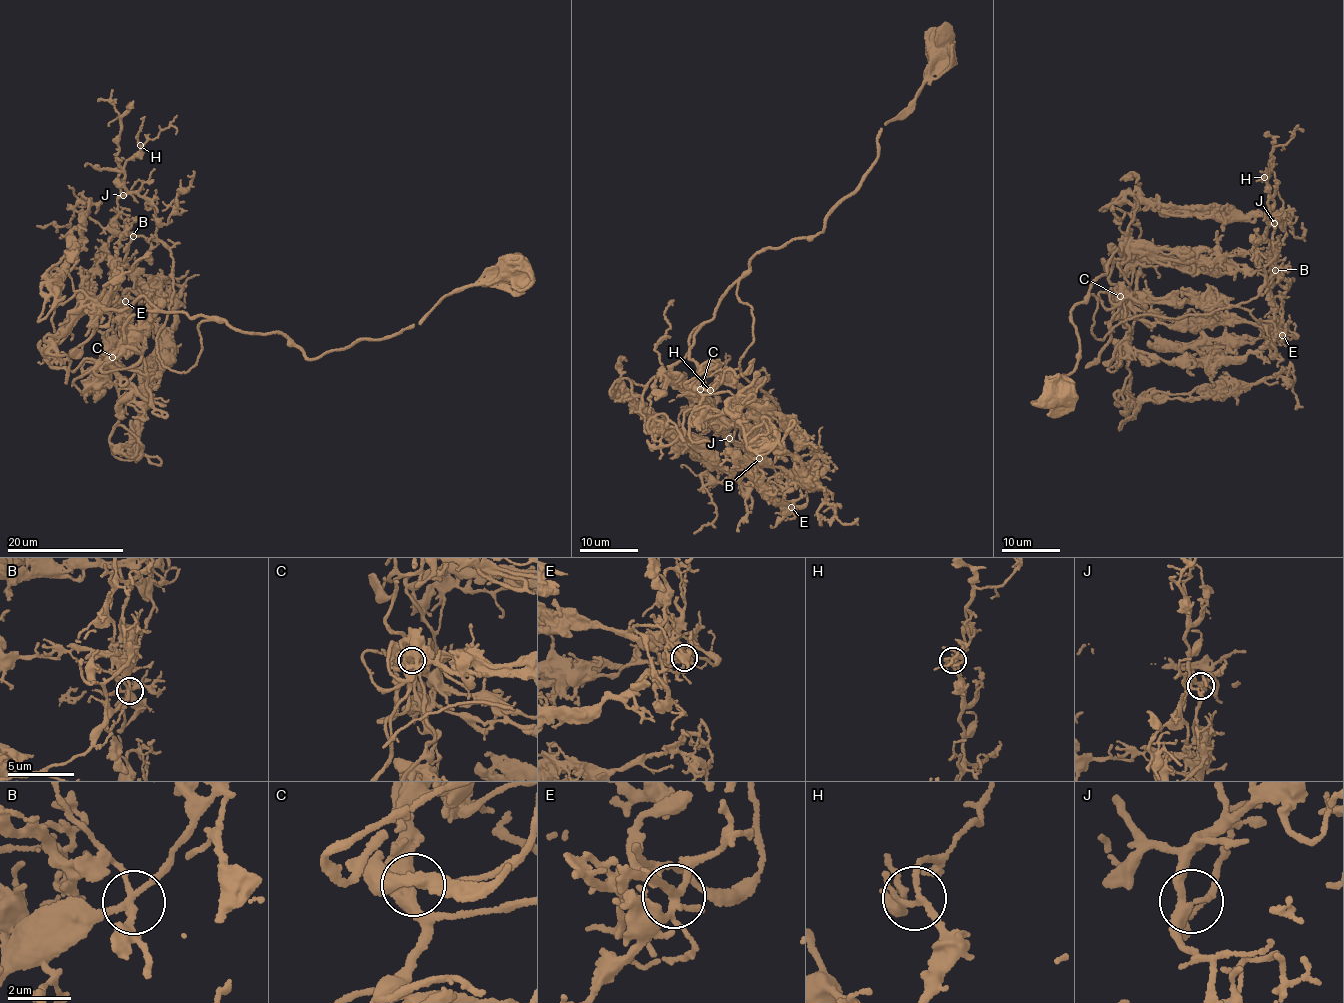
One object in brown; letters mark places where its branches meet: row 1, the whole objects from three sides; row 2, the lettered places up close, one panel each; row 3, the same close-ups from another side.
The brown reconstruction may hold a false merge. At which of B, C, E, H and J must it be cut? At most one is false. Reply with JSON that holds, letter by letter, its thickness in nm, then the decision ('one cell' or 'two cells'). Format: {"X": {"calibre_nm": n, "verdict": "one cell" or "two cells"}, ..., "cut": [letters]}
{"B": {"calibre_nm": 200, "verdict": "one cell"}, "C": {"calibre_nm": 380, "verdict": "one cell"}, "E": {"calibre_nm": 240, "verdict": "one cell"}, "H": {"calibre_nm": 170, "verdict": "one cell"}, "J": {"calibre_nm": 240, "verdict": "one cell"}, "cut": []}

